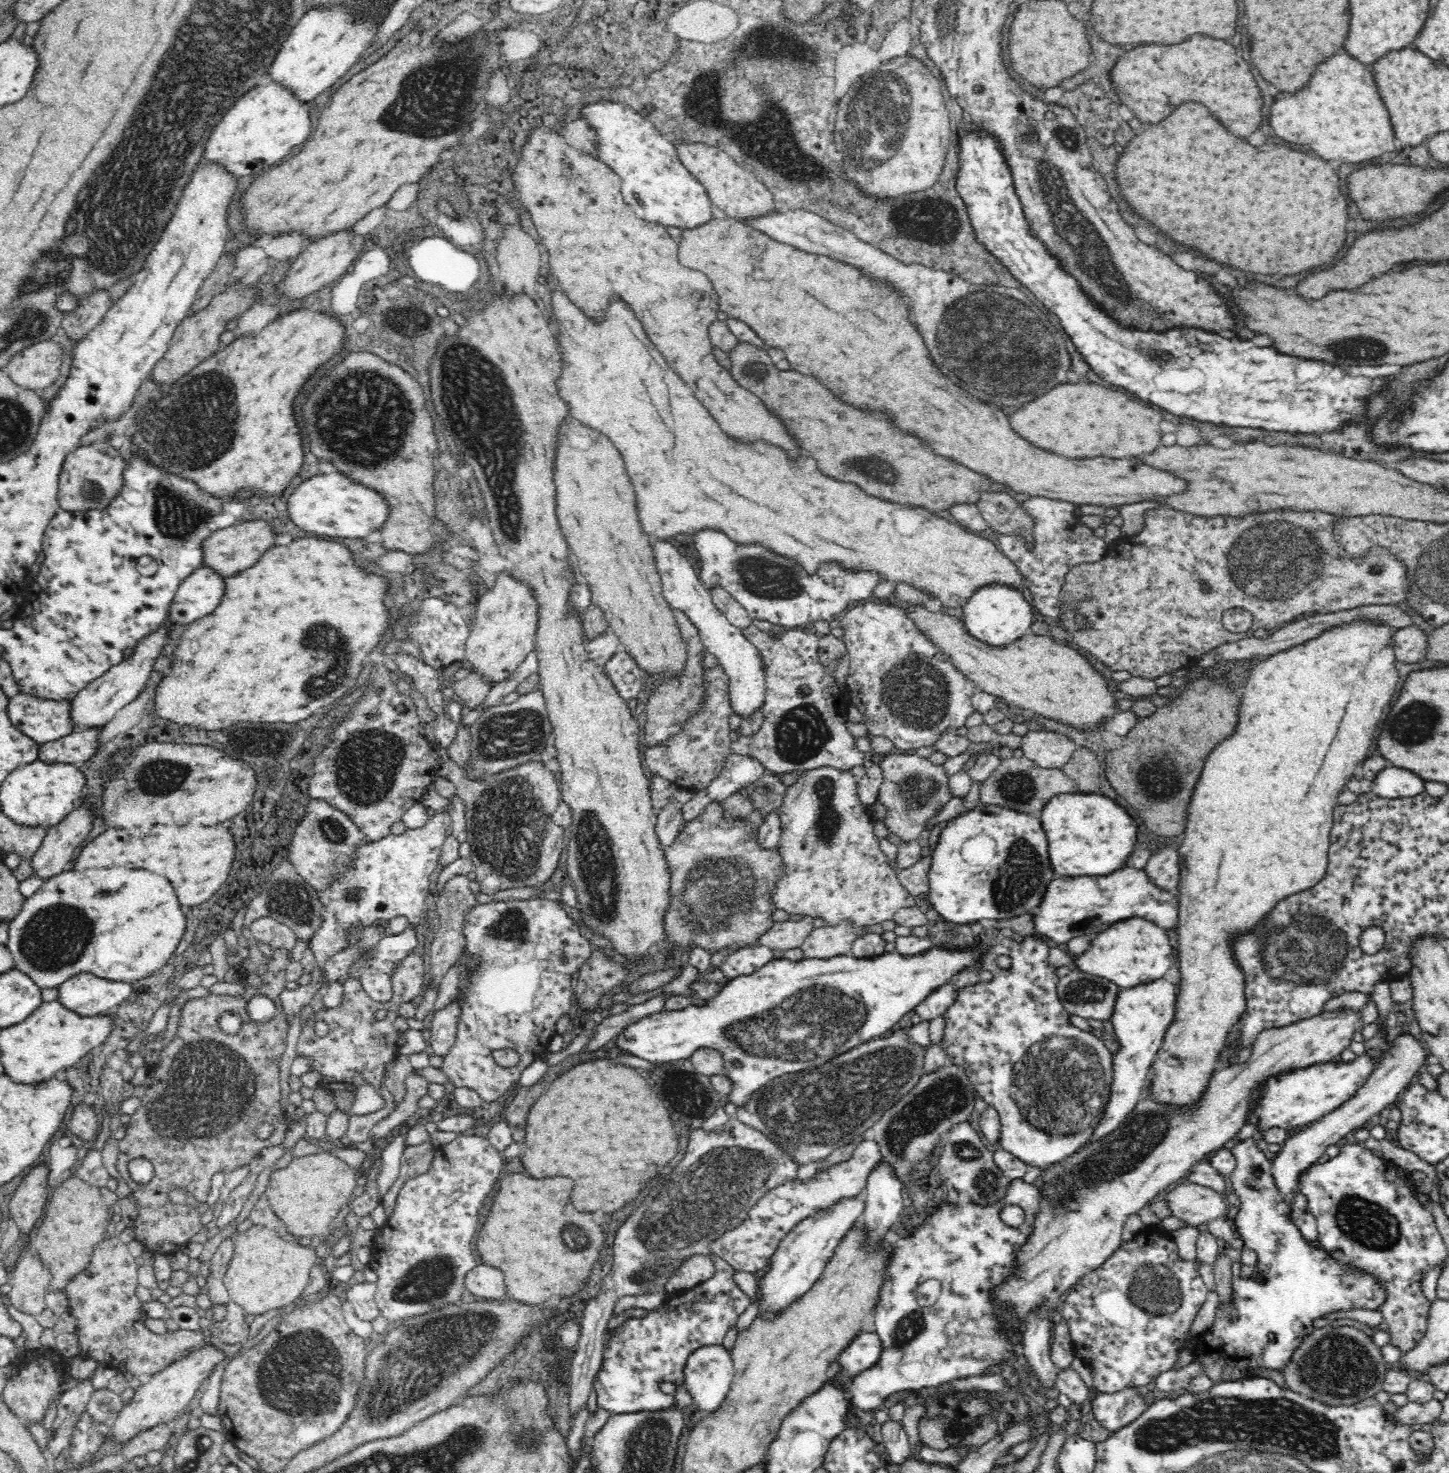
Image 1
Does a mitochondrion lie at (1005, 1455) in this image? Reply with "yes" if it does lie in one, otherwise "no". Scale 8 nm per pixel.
no

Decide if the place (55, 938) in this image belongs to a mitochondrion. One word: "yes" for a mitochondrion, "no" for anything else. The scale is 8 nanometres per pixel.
yes

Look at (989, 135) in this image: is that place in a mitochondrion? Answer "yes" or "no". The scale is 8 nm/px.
no

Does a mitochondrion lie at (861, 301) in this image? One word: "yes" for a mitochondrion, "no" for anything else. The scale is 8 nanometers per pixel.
yes

